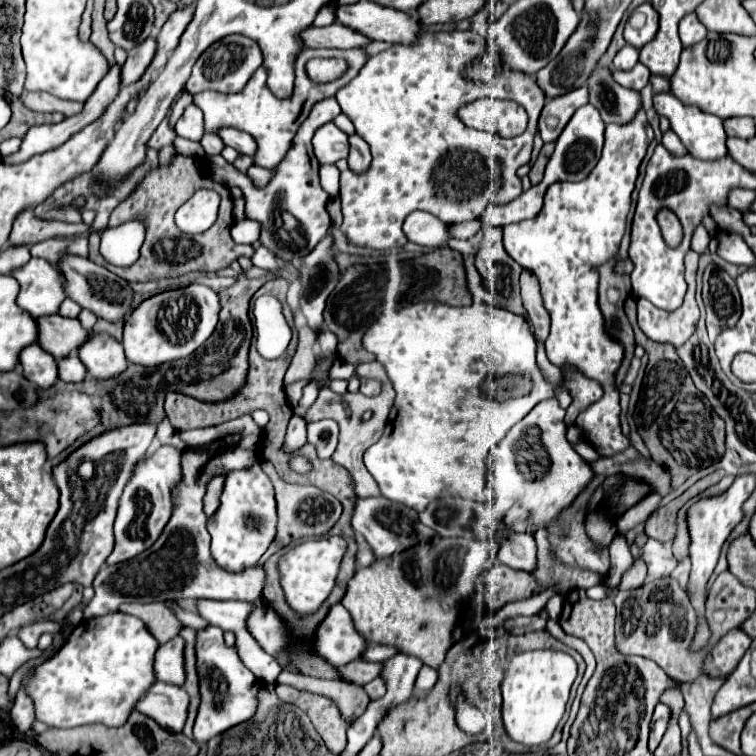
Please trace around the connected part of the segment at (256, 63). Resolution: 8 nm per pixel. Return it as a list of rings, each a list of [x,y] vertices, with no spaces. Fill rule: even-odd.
[[[229,35],[203,51],[203,55],[197,59],[193,73],[185,87],[191,93],[201,93],[205,89],[215,89],[221,93],[237,93],[245,87],[245,83],[261,67],[261,63],[263,63],[263,55],[261,55],[259,45],[253,39],[249,39],[245,35]]]

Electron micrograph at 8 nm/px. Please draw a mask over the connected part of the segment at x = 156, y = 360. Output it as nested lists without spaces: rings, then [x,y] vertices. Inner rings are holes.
[[[197,283],[175,291],[165,291],[143,301],[125,321],[123,347],[127,361],[155,367],[195,353],[195,349],[215,331],[215,325],[219,323],[219,309],[219,295],[213,289]]]

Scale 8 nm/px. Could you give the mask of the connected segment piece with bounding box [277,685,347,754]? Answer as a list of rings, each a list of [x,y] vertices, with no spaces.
[[[279,685],[277,695],[279,699],[297,705],[309,715],[313,727],[317,729],[330,752],[340,754],[345,749],[347,725],[333,699],[309,691],[299,691],[291,685]]]

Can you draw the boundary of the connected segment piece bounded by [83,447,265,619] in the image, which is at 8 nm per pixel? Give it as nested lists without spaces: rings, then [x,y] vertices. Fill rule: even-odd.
[[[225,447],[217,451],[197,451],[187,449],[183,453],[183,481],[173,491],[175,497],[175,509],[171,515],[171,521],[163,529],[161,537],[137,555],[135,559],[129,559],[119,565],[103,565],[99,569],[93,589],[95,597],[83,607],[83,619],[115,613],[119,605],[127,601],[139,601],[139,603],[169,603],[169,601],[185,601],[185,599],[235,599],[235,601],[255,601],[263,595],[265,587],[265,567],[253,565],[253,569],[247,569],[245,573],[227,573],[225,569],[219,569],[215,565],[215,559],[209,551],[209,533],[207,533],[207,515],[203,511],[203,495],[205,487],[211,477],[219,473],[227,473],[231,469],[243,469],[253,463],[255,453],[245,451],[239,447]]]

